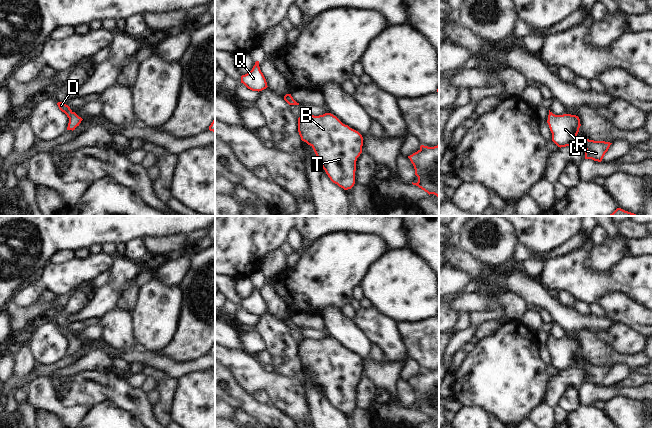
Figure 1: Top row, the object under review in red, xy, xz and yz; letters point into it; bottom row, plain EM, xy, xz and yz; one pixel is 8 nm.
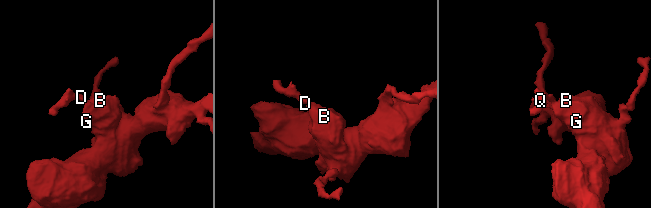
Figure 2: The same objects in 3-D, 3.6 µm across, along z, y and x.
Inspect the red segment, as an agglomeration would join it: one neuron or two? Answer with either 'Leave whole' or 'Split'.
Leave whole.

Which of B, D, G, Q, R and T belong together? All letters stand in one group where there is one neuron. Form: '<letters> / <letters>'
B D G Q R T

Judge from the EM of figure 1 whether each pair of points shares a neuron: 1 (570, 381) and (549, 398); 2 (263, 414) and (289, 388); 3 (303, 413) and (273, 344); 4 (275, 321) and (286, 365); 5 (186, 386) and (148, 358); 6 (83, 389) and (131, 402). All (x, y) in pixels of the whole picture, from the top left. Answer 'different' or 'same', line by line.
1: same
2: different
3: different
4: same
5: different
6: same

